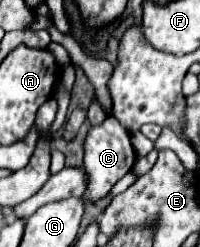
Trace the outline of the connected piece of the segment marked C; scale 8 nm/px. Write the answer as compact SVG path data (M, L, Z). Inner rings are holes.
M107 116L103 124L93 126L85 140L83 172L87 176L87 190L81 196L81 200L85 204L89 204L89 202L97 202L97 200L105 198L109 194L109 190L113 188L113 184L131 170L135 158L137 156L129 142L129 132L125 132L125 128L121 128L121 124L117 124L117 120L113 116Z

